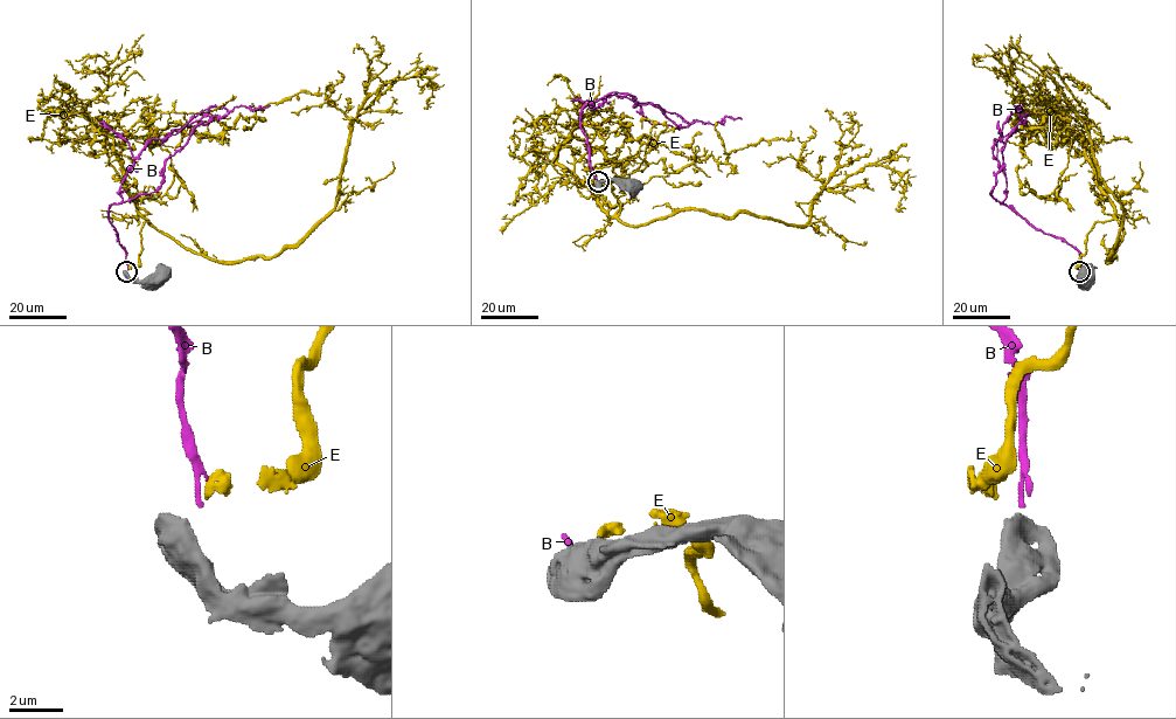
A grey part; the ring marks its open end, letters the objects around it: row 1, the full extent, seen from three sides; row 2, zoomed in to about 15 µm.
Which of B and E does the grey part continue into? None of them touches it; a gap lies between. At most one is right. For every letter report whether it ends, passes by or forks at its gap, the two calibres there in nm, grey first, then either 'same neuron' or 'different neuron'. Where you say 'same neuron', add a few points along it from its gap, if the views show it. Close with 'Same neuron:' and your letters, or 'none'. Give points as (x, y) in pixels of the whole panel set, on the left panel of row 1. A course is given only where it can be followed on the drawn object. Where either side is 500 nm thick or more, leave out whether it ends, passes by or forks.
B: 650/170 nm | different neuron
E: 650/360 nm | same neuron | via (129, 269), (146, 219), (217, 260), (293, 248), (333, 207), (352, 122), (398, 80), (433, 83), (424, 106)
Same neuron: E

